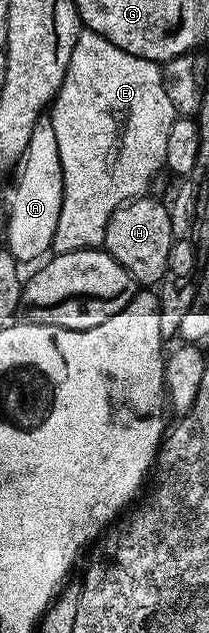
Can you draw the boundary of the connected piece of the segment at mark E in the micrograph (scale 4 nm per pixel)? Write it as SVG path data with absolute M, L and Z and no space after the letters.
M80 32L65 71L63 85L50 106L49 114L54 134L57 135L61 170L64 171L64 201L50 252L56 254L98 249L105 239L105 227L113 211L136 197L144 196L151 180L158 175L159 168L162 170L165 165L166 144L177 111L163 86L160 62L129 55L129 51L121 51L121 47L109 43L109 39L96 33Z

